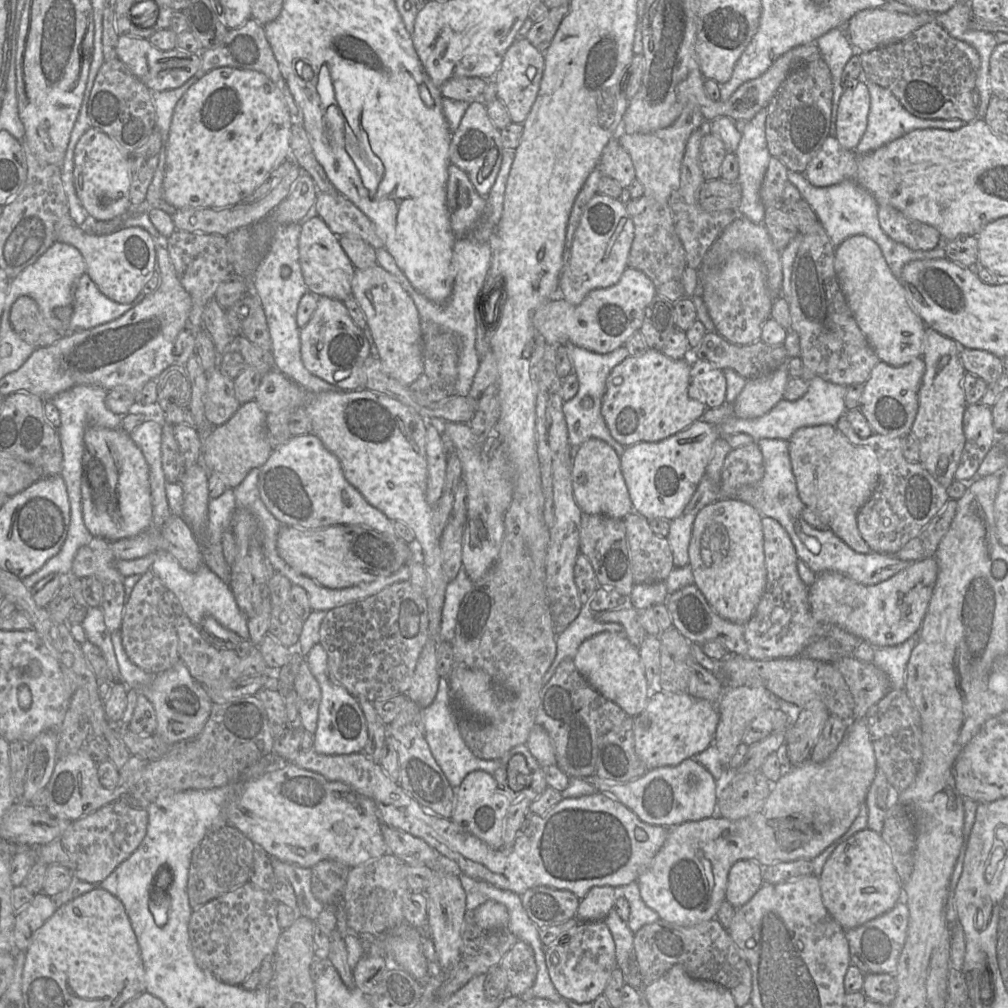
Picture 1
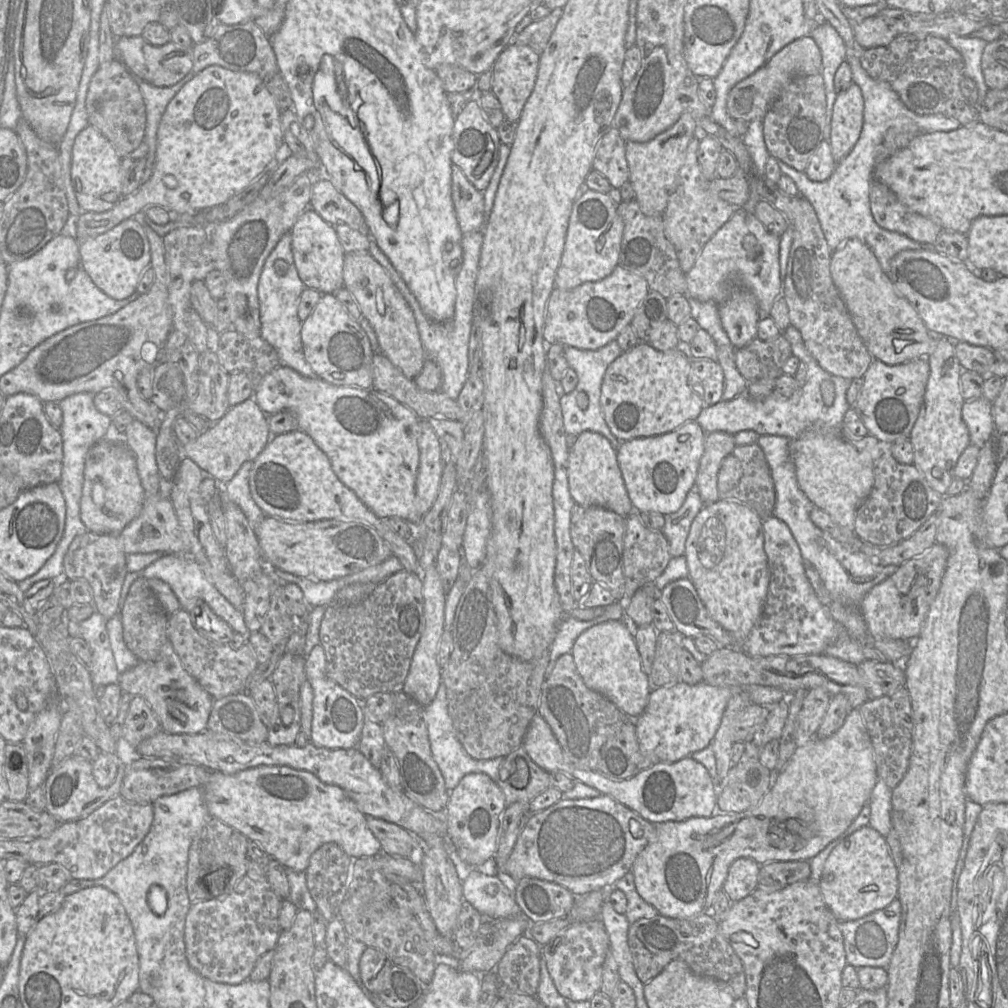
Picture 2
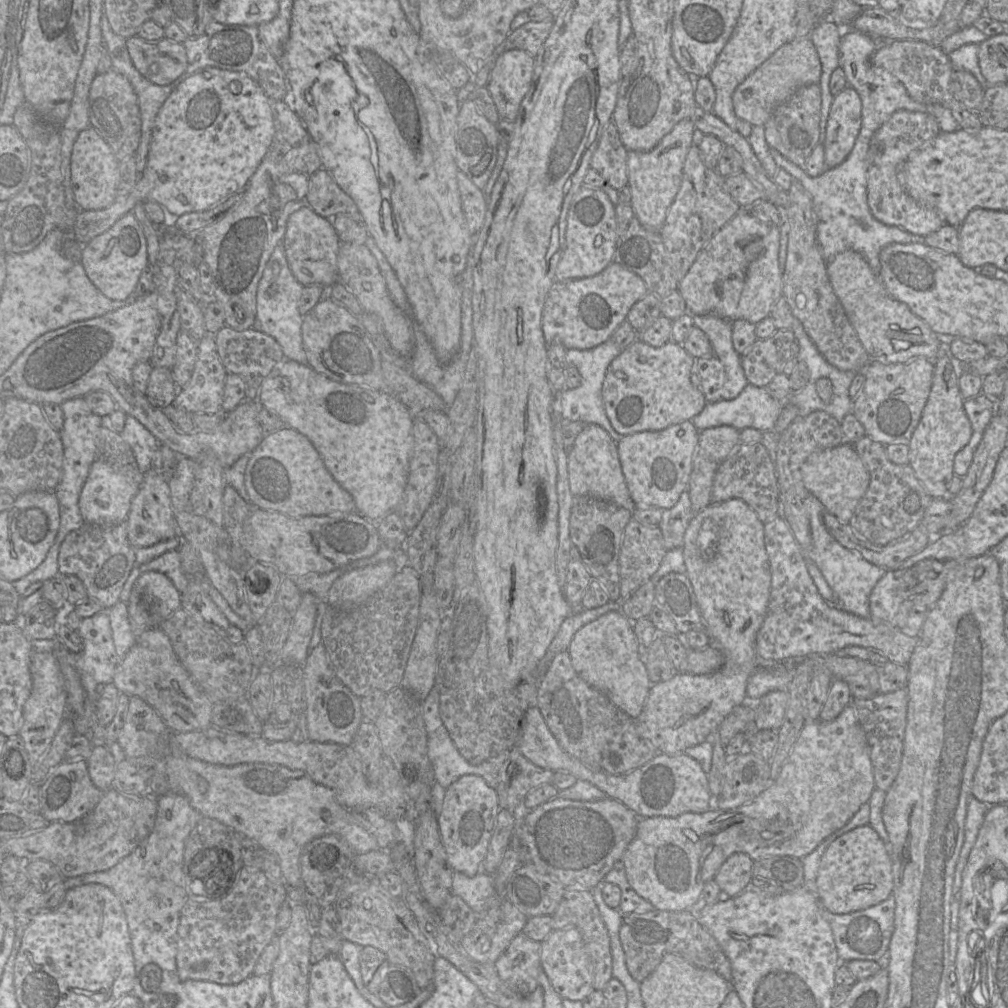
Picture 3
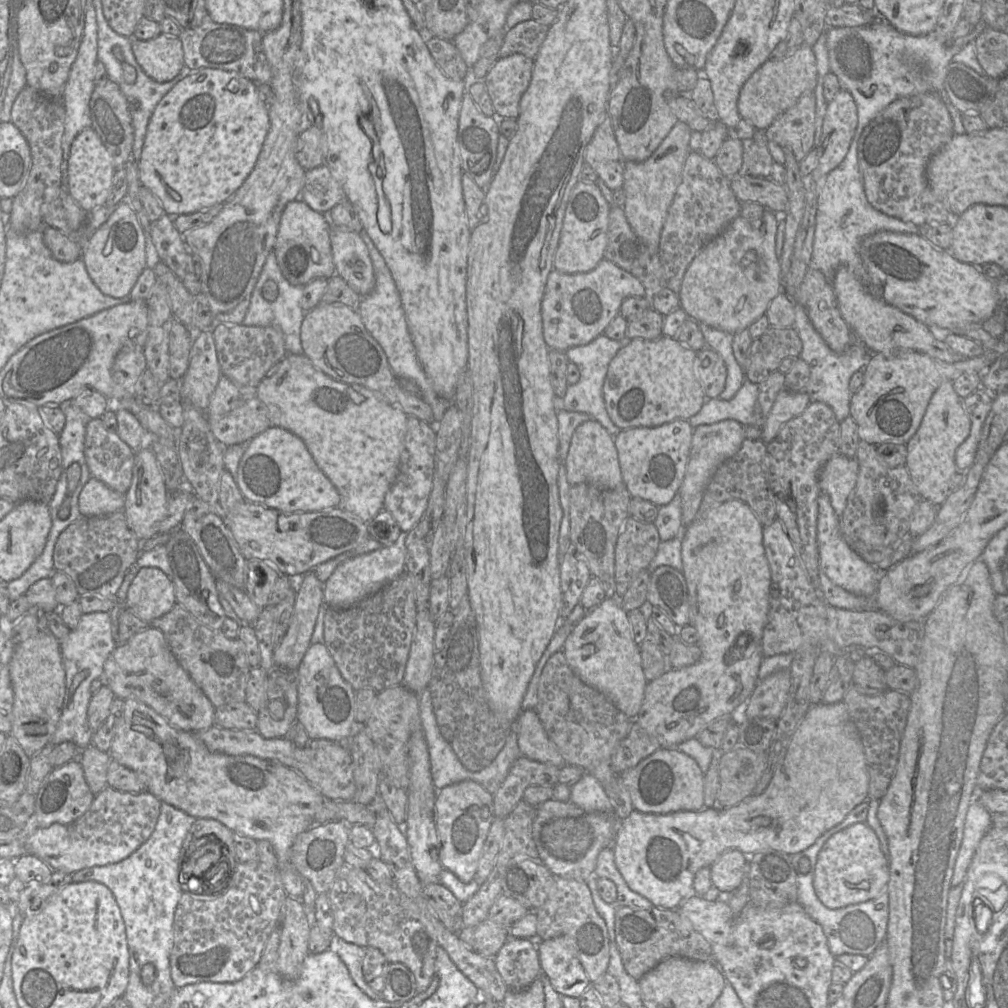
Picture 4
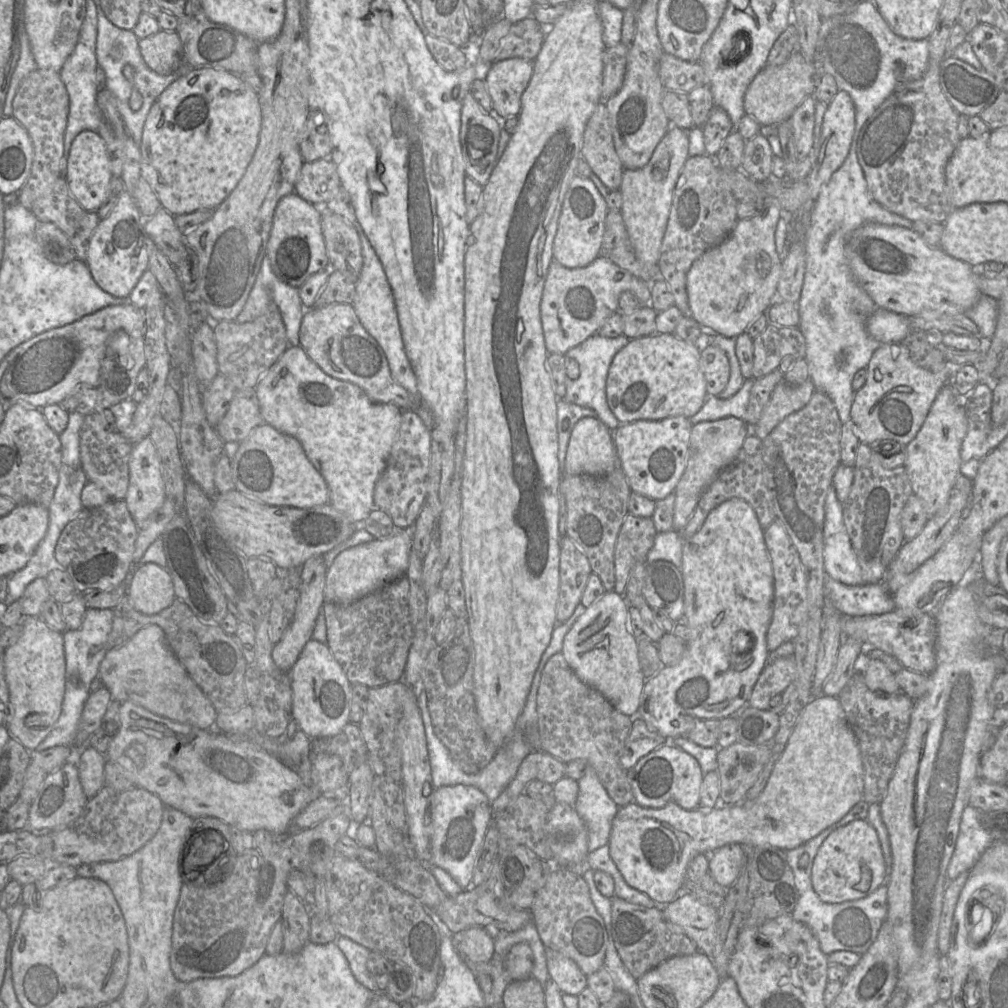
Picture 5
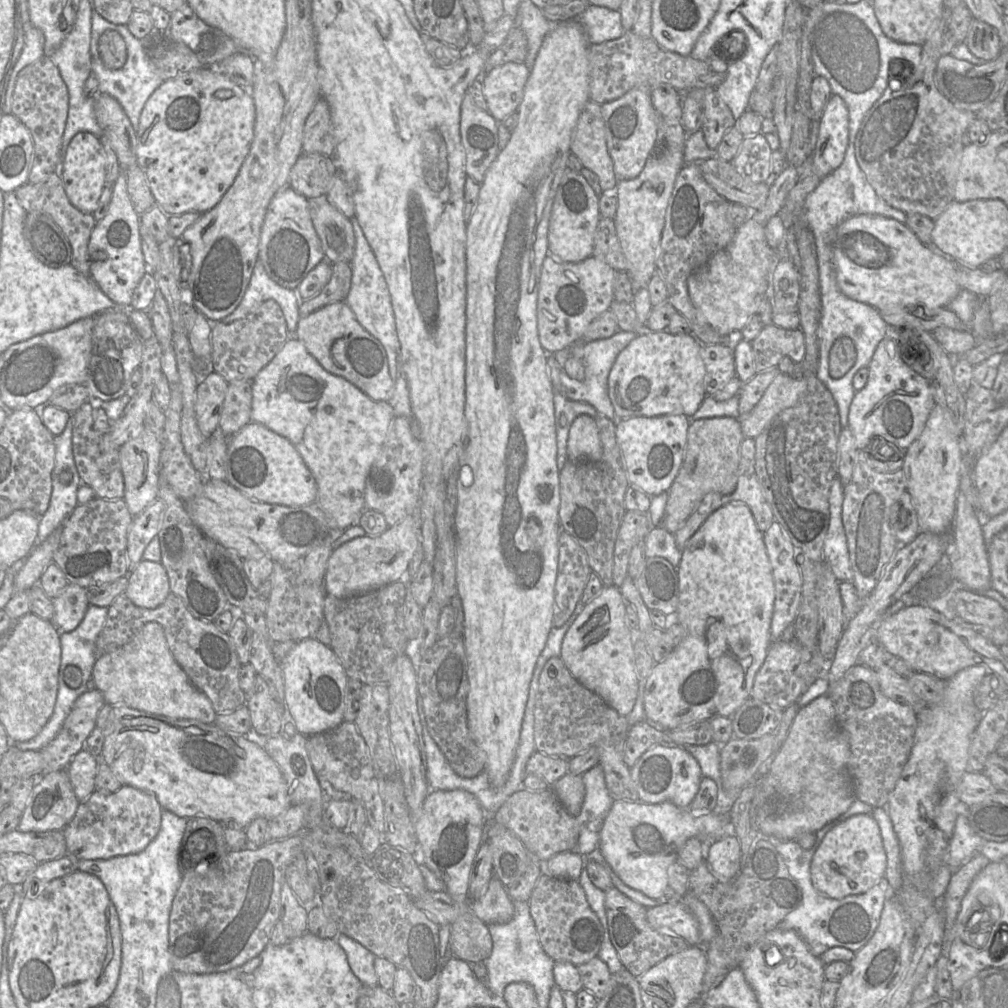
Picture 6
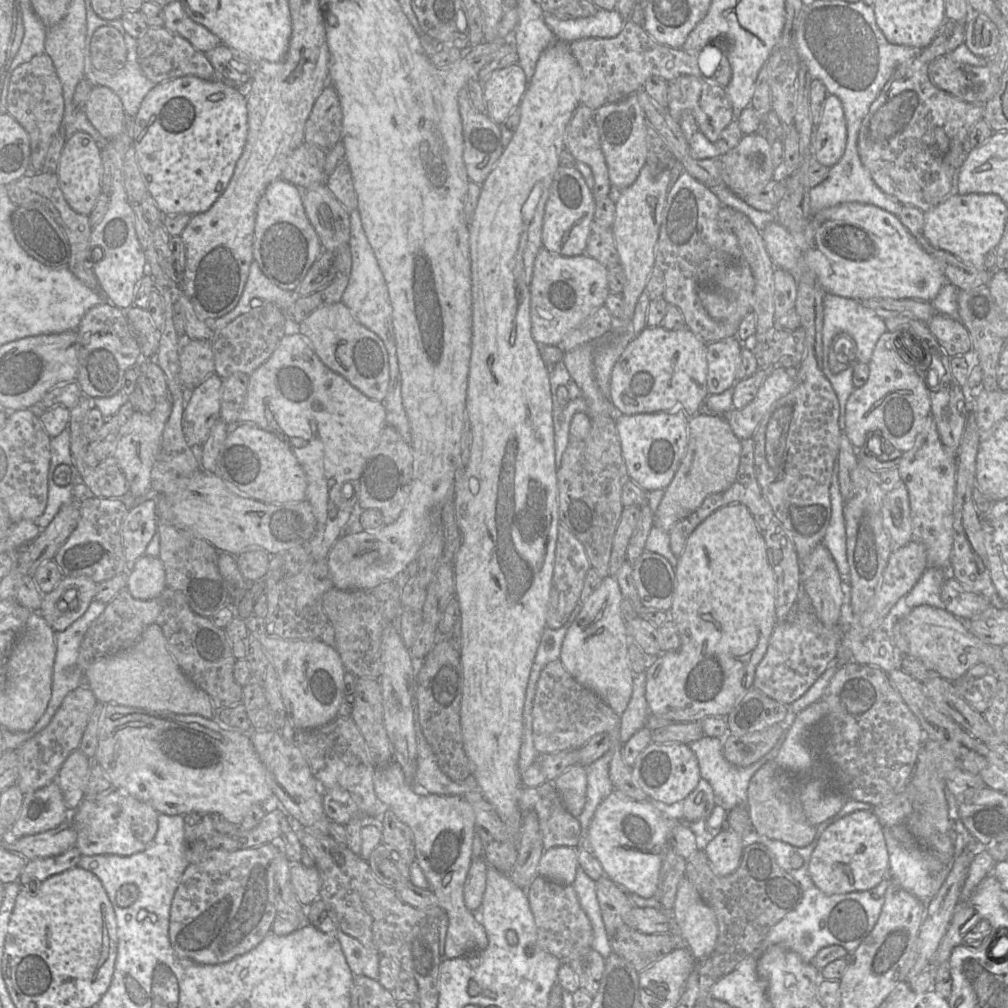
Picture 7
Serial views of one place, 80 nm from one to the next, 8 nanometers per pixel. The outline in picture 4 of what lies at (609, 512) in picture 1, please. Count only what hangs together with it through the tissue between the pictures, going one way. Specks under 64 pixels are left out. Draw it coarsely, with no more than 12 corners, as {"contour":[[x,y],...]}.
{"contour":[[595,419],[575,429],[570,485],[624,484],[614,437]]}

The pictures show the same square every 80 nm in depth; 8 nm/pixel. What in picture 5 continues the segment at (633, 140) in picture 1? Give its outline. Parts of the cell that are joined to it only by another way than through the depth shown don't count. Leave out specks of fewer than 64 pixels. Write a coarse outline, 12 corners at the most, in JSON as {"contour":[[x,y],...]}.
{"contour":[[672,125],[644,167],[623,170],[634,253],[657,264],[688,132]]}

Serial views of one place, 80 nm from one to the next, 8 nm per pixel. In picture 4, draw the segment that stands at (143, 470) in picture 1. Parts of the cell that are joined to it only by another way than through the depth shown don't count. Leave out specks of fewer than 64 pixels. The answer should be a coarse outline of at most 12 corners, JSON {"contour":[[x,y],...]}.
{"contour":[[90,477],[79,495],[82,516],[123,510],[125,495]]}

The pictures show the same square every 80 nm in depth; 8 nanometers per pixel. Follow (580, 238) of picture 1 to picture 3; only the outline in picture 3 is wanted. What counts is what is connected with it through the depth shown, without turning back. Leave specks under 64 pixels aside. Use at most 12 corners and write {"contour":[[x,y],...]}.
{"contour":[[583,185],[568,210],[563,282],[613,262],[615,205]]}

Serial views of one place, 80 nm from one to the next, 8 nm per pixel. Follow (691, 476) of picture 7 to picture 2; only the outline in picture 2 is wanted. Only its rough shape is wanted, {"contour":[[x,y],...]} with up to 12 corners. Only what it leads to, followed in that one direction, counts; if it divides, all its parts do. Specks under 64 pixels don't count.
{"contour":[[706,433],[695,487],[704,505],[719,500],[718,473],[734,436]]}

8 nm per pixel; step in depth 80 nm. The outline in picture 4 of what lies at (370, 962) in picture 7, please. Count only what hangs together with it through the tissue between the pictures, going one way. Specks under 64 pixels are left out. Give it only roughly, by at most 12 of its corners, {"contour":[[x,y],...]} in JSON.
{"contour":[[332,936],[331,948],[346,965],[351,978],[370,999],[382,1000],[365,981],[365,948]]}

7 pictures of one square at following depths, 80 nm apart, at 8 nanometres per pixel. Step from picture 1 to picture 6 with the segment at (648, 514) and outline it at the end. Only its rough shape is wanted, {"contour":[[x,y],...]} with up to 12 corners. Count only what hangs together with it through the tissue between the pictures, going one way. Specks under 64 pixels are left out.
{"contour":[[685,414],[618,419],[629,483],[668,492],[682,465]]}

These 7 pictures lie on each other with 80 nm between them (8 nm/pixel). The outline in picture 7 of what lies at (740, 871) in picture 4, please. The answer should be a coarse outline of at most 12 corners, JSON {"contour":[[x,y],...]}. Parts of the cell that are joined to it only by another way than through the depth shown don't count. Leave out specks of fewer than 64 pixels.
{"contour":[[735,831],[715,832],[704,851],[713,872],[738,868],[744,847]]}

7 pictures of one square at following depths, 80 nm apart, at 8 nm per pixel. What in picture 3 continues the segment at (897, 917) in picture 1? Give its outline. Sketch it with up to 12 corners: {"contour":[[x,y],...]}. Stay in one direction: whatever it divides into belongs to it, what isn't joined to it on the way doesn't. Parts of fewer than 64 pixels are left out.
{"contour":[[892,894],[847,914],[822,907],[841,963],[886,958]]}

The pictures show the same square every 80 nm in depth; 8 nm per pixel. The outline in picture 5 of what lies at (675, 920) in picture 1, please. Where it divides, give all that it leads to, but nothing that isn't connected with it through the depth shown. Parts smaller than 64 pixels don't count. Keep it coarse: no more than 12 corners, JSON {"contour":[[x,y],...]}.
{"contour":[[837,697],[802,710],[755,800],[619,807],[609,854],[665,906],[729,843],[803,845],[863,799]]}

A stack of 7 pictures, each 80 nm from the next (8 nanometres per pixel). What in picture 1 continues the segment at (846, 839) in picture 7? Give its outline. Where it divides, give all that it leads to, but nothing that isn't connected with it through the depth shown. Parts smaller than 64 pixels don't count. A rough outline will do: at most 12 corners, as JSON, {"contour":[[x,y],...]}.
{"contour":[[867,827],[836,847],[819,886],[844,930],[902,899],[889,847]]}

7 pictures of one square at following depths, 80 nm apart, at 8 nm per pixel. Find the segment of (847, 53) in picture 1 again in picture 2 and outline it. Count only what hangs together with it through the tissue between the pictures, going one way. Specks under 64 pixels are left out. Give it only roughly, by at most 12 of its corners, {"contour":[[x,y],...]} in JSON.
{"contour":[[821,21],[809,34],[822,55],[826,93],[824,140],[829,140],[834,75],[846,60],[847,46],[838,31]]}

